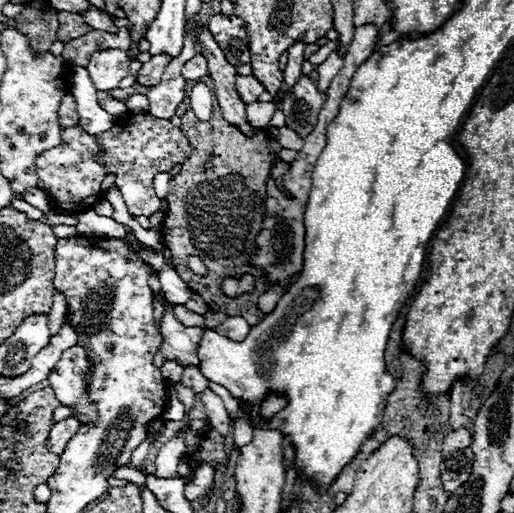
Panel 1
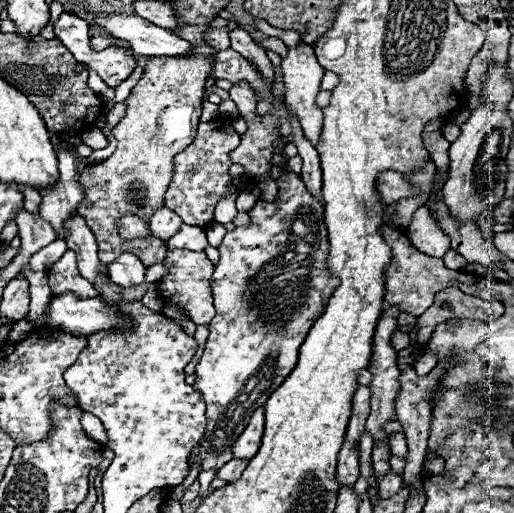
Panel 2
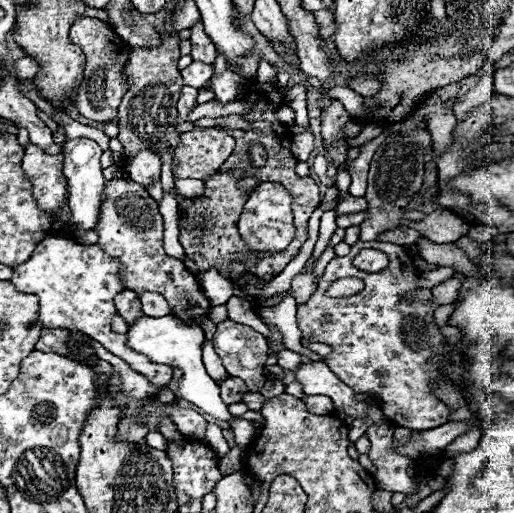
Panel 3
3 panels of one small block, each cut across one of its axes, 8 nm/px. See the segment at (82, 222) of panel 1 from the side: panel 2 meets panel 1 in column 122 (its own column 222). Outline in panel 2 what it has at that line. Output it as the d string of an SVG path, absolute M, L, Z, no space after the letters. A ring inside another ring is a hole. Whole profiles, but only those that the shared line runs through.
M214 222L212 226L208 226L206 234L208 234L208 242L210 242L210 246L218 248L218 246L222 244L222 238L224 238L224 234L226 234L226 228L224 228L222 224L216 224L216 222Z

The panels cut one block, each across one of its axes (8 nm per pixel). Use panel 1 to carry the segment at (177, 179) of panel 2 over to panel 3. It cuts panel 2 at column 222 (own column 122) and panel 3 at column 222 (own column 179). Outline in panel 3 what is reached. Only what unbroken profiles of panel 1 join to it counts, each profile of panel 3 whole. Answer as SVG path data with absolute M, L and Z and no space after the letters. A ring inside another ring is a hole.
M196 128L180 138L180 146L172 154L176 178L210 178L236 146L236 140L224 128Z

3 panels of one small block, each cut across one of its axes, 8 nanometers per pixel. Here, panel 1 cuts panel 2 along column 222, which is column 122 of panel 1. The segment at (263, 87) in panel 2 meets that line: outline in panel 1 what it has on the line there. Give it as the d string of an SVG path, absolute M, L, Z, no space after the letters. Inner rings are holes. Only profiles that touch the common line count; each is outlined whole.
M108 48L98 50L90 56L90 62L86 66L90 80L96 90L114 90L118 88L120 80L128 76L130 72L130 54L126 54L120 48Z

